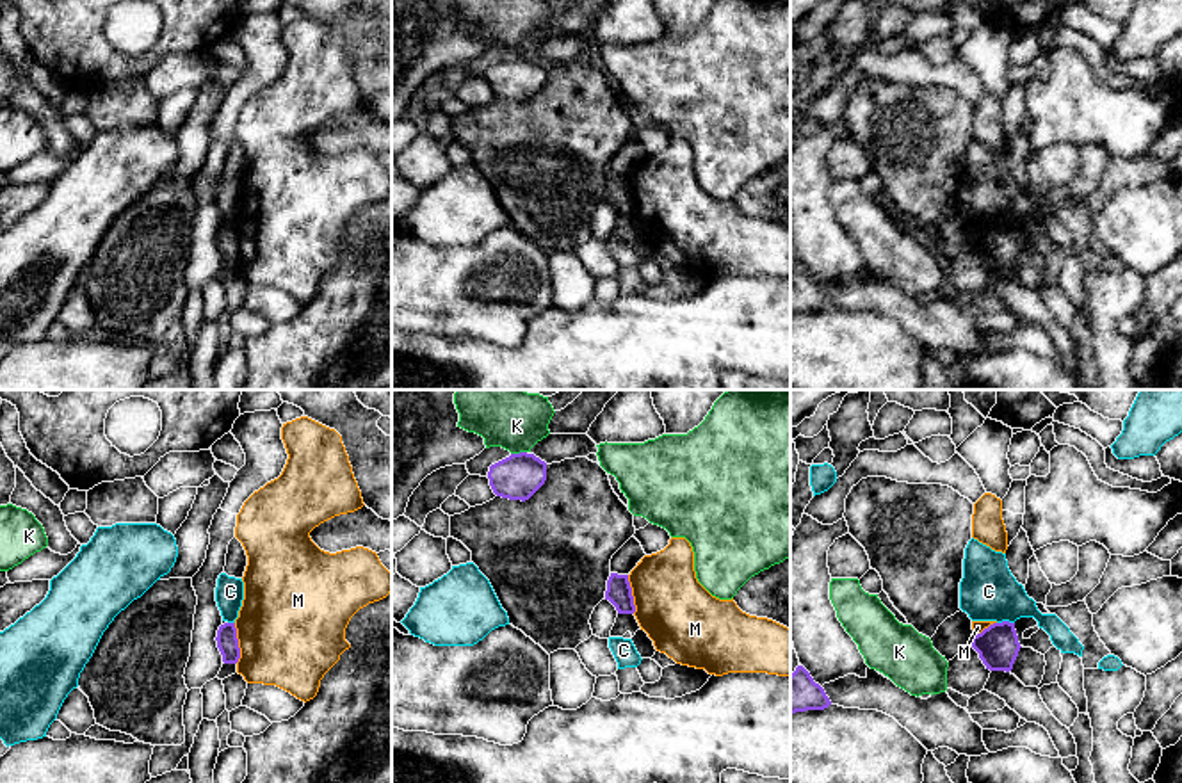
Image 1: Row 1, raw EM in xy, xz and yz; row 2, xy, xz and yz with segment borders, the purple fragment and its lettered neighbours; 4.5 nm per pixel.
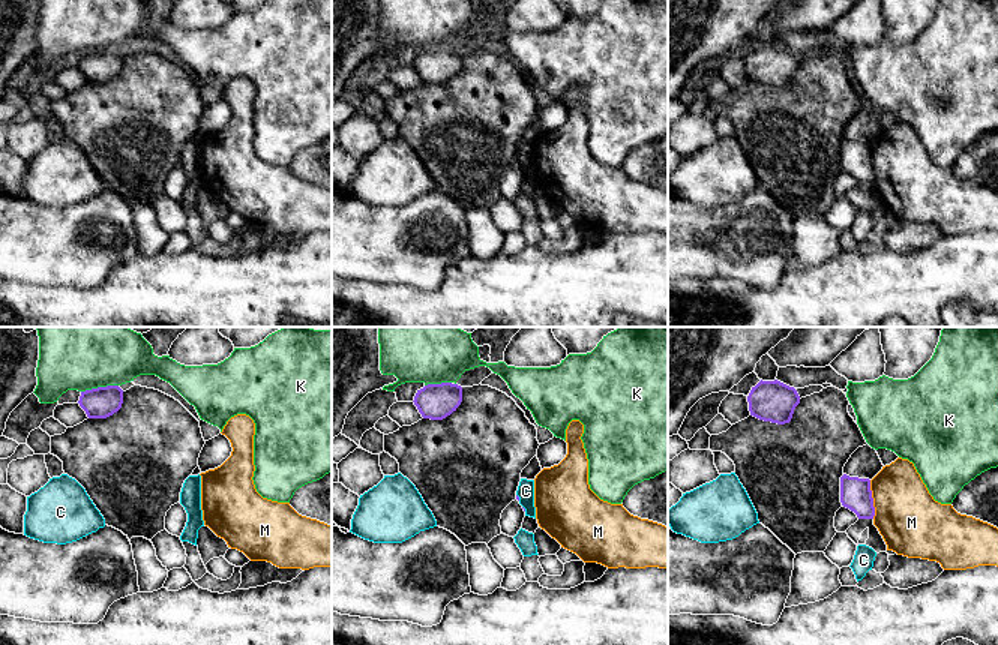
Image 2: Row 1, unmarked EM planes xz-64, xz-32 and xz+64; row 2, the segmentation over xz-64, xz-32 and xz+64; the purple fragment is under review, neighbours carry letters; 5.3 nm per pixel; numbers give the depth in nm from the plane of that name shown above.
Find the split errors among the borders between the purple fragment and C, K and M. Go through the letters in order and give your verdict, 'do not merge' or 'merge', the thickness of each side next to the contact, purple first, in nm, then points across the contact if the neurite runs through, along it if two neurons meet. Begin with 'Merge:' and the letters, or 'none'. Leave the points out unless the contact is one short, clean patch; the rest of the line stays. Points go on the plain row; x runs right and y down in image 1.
Merge: none
C: do not merge | 190/260 nm | along yz (1013, 223), (997, 225)
K: do not merge | 200/240 nm | along xz (526, 52), (511, 56)
M: do not merge | 100/480 nm | along xy (234, 225), (239, 250), (237, 264)

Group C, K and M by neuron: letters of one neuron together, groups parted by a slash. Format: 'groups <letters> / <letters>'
groups C / K / M

